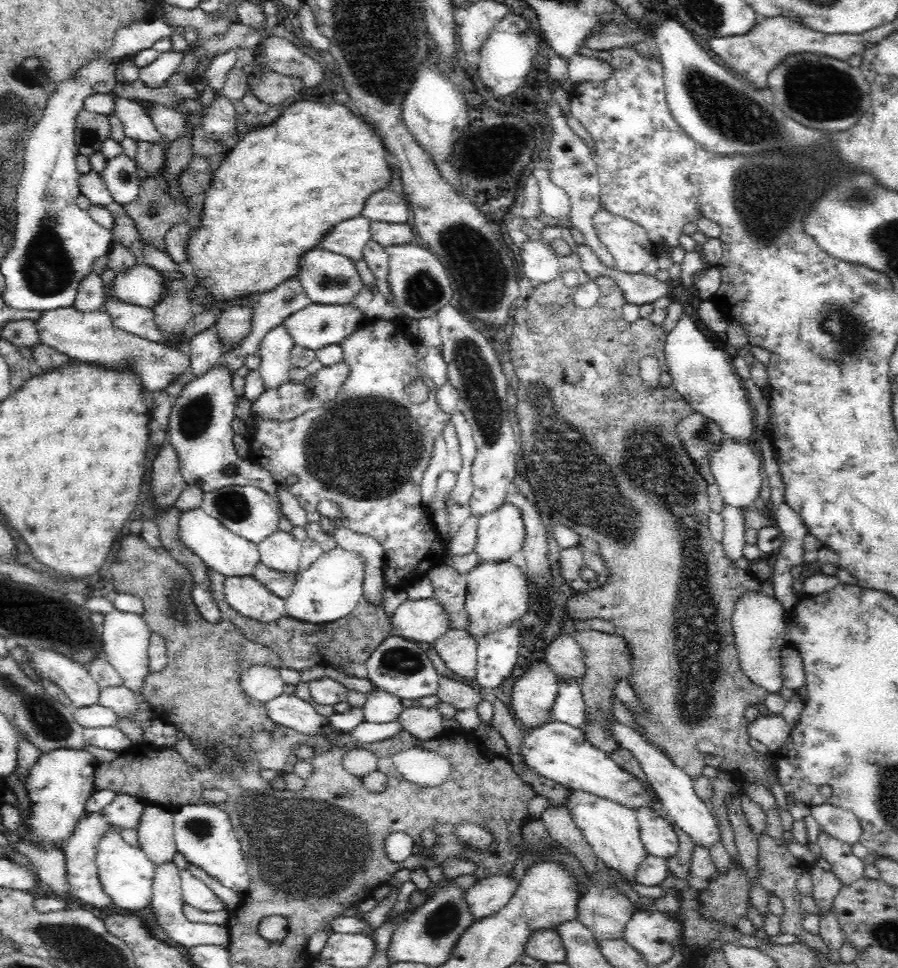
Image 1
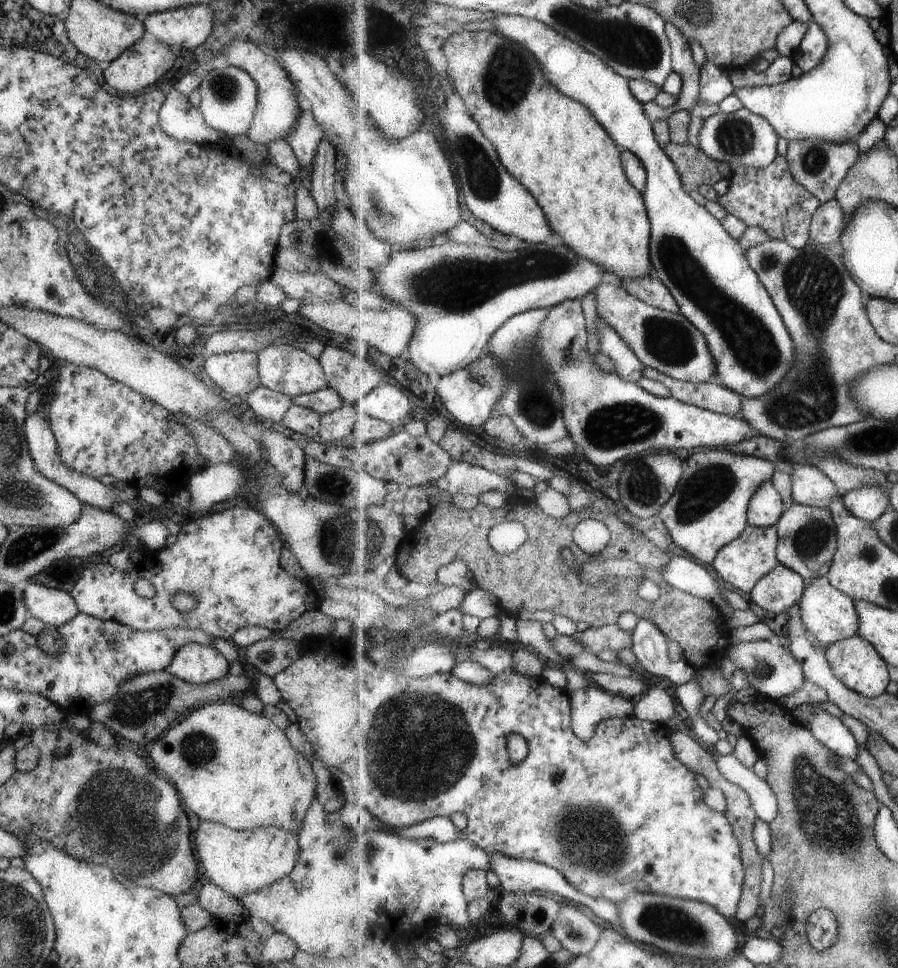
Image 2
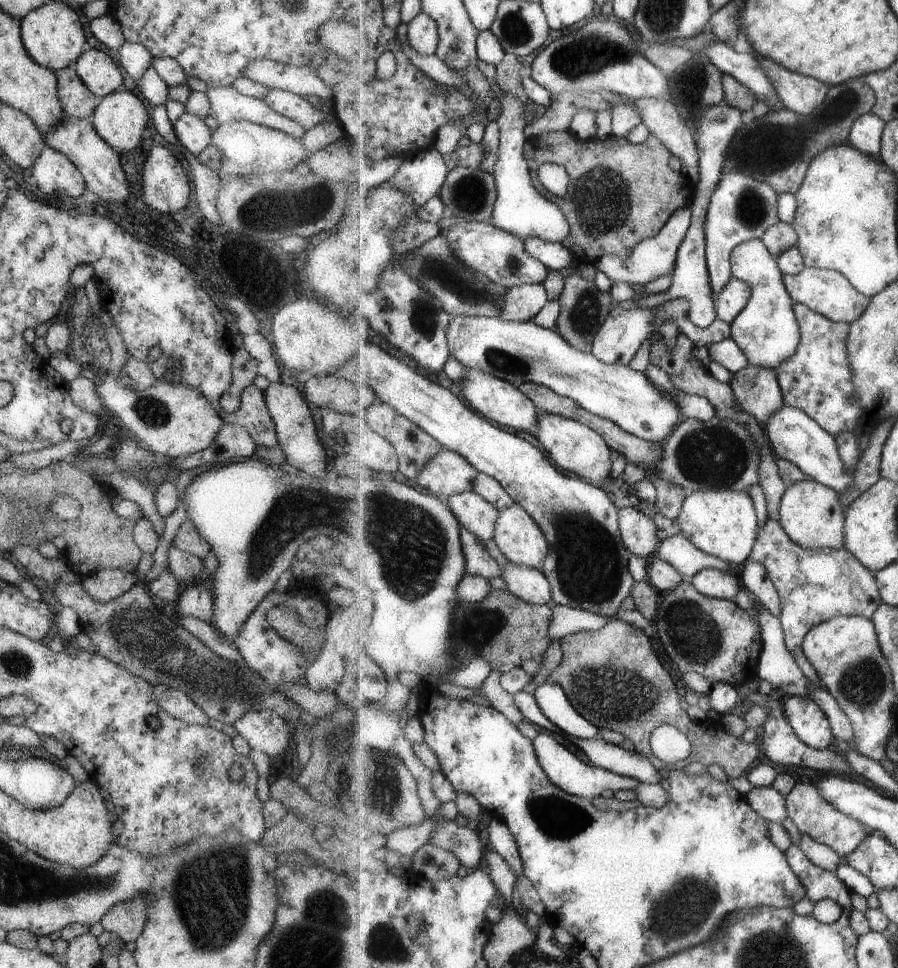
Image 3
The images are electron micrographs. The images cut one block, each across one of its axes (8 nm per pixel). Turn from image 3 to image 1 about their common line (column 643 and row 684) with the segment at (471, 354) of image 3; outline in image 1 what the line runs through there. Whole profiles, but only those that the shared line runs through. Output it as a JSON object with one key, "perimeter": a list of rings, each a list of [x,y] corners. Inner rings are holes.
{"perimeter":[[[394,635],[389,636],[374,648],[365,665],[371,684],[378,690],[386,690],[392,696],[398,696],[400,700],[417,701],[436,695],[438,690],[440,675],[432,665],[432,661],[428,659],[426,652],[422,651],[415,642]]]}

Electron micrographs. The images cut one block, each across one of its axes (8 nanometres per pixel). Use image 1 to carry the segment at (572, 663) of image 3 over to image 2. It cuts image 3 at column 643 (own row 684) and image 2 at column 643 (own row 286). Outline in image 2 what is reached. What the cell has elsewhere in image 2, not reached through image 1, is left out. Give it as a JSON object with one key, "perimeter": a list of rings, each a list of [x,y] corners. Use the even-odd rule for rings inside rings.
{"perimeter":[[[512,498],[507,506],[496,509],[481,502],[479,502],[476,507],[466,510],[455,506],[452,502],[441,504],[442,508],[446,506],[447,510],[439,510],[439,512],[433,510],[418,529],[407,532],[406,538],[403,539],[402,546],[398,550],[397,556],[392,560],[399,572],[408,580],[425,584],[434,583],[438,580],[439,569],[443,565],[448,565],[459,558],[463,559],[474,572],[477,586],[495,594],[500,600],[500,606],[503,612],[511,617],[517,618],[518,614],[521,614],[523,610],[529,612],[547,610],[553,614],[566,616],[575,623],[586,622],[591,627],[602,627],[603,625],[615,624],[625,611],[633,611],[640,619],[650,620],[659,626],[668,636],[669,640],[677,641],[679,644],[682,644],[686,659],[690,663],[693,663],[697,669],[719,664],[721,658],[725,658],[728,654],[728,647],[734,639],[734,631],[731,630],[729,624],[727,624],[727,616],[712,602],[686,593],[681,589],[675,588],[672,584],[669,584],[664,576],[664,569],[671,562],[672,557],[669,556],[667,552],[663,552],[661,548],[655,546],[655,544],[652,544],[649,540],[646,540],[639,532],[636,532],[633,528],[622,523],[617,514],[610,513],[607,510],[607,504],[605,504],[605,502],[597,500],[594,503],[585,505],[578,512],[577,510],[572,510],[569,516],[561,520],[557,520],[545,514],[543,508],[539,506],[539,503],[530,505],[527,502],[514,498]],[[514,519],[523,522],[523,524],[527,526],[529,538],[521,545],[521,548],[518,548],[515,552],[507,553],[506,555],[499,554],[490,543],[490,530],[499,523]],[[585,519],[598,519],[610,522],[612,540],[609,552],[604,554],[605,559],[615,557],[618,559],[625,559],[626,561],[635,561],[646,568],[644,575],[639,578],[621,578],[621,582],[615,580],[607,583],[606,586],[593,586],[582,581],[582,574],[579,573],[579,568],[596,560],[596,557],[586,553],[582,548],[578,548],[574,539],[575,527]],[[567,547],[576,550],[574,554],[576,556],[576,562],[573,565],[570,565],[562,559],[562,550]],[[647,579],[654,580],[661,587],[661,596],[659,600],[655,602],[646,601],[644,598],[641,598],[641,595],[638,593],[638,586]]]}

